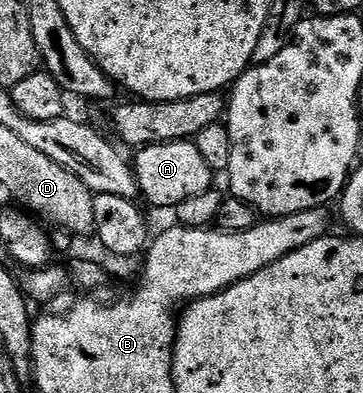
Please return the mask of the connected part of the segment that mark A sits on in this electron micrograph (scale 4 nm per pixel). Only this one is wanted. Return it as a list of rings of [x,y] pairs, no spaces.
[[[195,142],[159,143],[141,147],[135,152],[134,170],[140,186],[141,196],[149,199],[156,207],[175,209],[189,197],[198,197],[198,193],[213,190],[214,173],[206,163],[202,153],[198,153]]]

